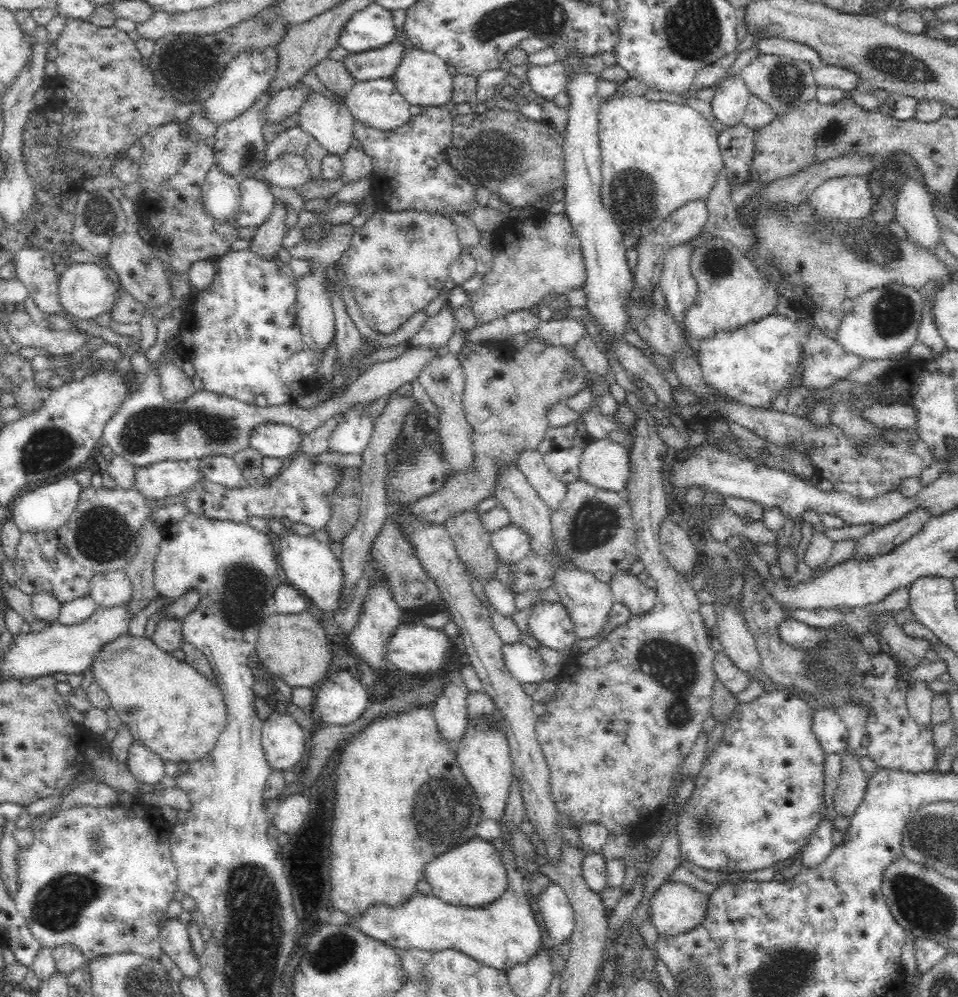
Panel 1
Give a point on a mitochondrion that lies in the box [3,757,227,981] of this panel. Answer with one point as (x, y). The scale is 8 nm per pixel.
(58, 906)

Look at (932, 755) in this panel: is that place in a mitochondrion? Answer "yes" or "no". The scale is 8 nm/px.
no

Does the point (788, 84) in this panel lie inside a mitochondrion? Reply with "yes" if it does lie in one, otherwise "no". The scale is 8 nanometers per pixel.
yes

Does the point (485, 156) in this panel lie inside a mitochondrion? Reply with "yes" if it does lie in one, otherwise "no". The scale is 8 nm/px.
yes

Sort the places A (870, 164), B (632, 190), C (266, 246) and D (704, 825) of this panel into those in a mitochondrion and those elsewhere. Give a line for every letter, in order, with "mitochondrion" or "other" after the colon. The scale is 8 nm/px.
A: other
B: mitochondrion
C: other
D: mitochondrion

